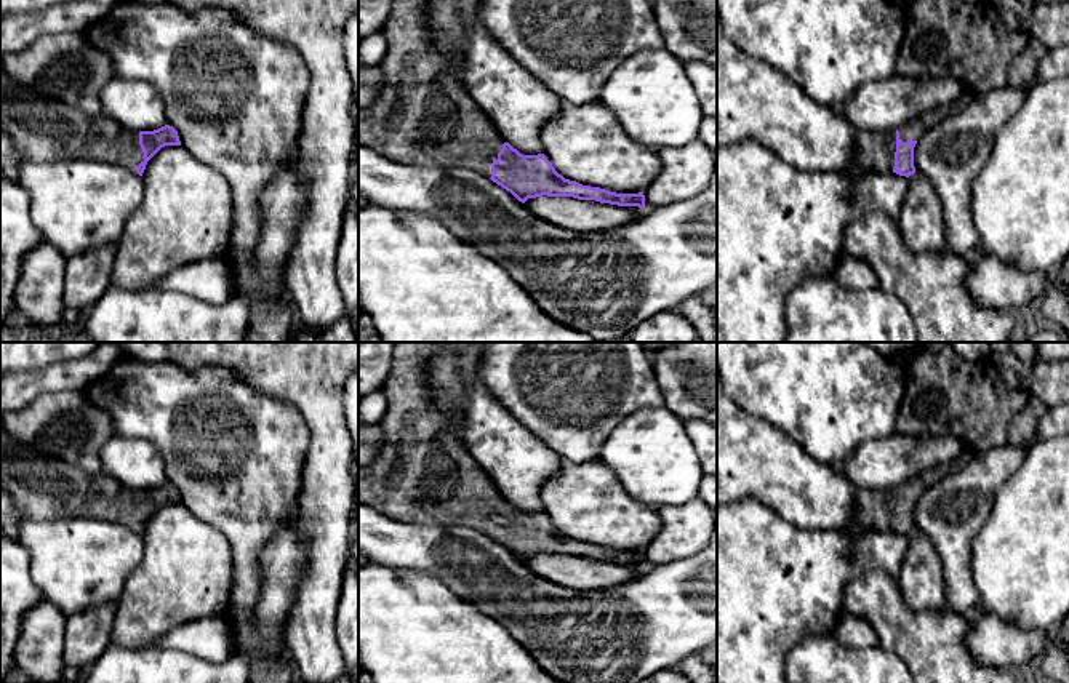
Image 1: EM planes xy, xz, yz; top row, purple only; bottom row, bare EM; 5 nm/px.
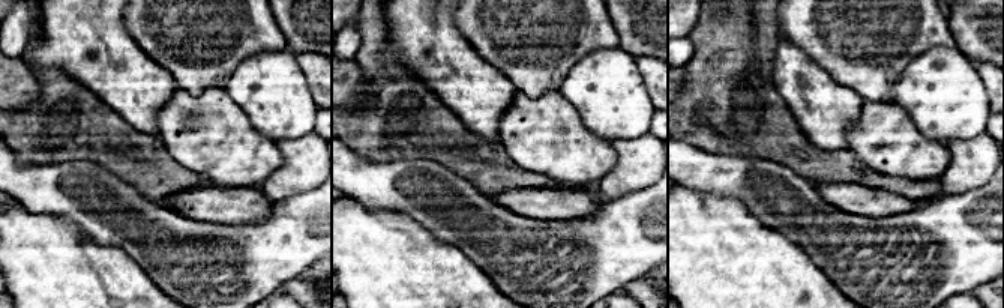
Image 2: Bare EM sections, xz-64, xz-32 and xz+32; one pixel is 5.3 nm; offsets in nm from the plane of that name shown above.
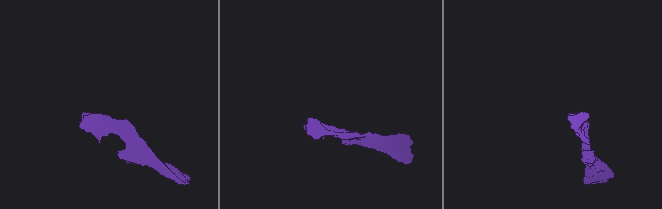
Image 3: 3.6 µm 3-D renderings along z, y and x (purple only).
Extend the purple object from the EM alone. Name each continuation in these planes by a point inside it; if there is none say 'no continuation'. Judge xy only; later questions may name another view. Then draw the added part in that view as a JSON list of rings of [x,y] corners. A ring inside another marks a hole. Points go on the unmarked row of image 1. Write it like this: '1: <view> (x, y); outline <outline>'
1: xy (42, 487); outline [[[0,417],[0,488],[6,491],[18,513],[26,520],[94,518],[114,521],[133,531],[144,510],[139,489],[130,489],[104,472],[88,473],[58,457],[46,456],[6,433]]]

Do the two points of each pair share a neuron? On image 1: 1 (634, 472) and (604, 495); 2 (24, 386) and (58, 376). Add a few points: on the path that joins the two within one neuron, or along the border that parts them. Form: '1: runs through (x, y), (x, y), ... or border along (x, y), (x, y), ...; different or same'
1: border along (596, 458), (613, 472), (632, 498), (648, 506); different
2: runs through (32, 383), (50, 379); same

